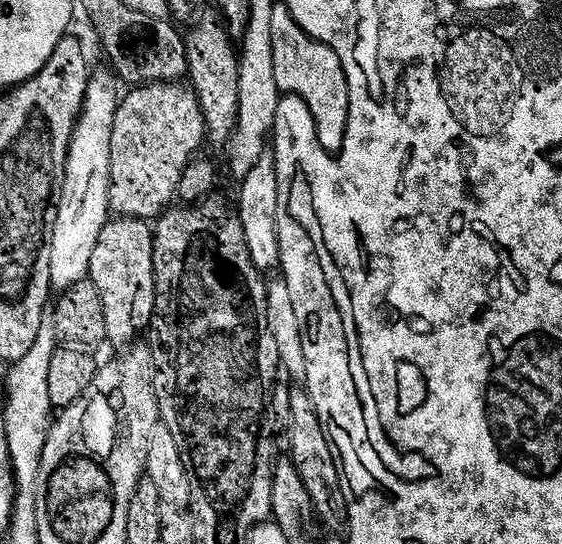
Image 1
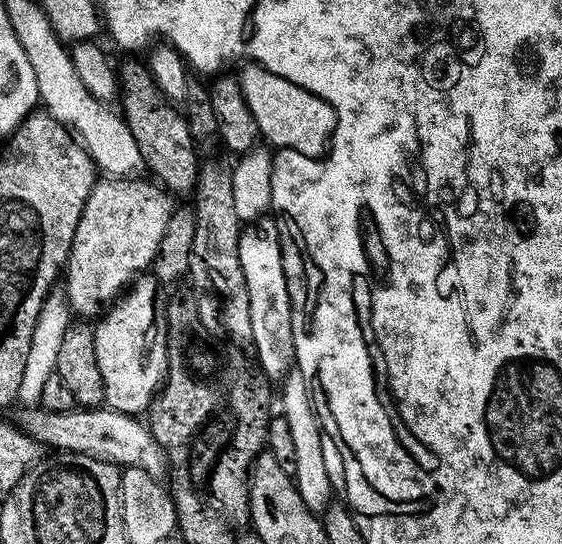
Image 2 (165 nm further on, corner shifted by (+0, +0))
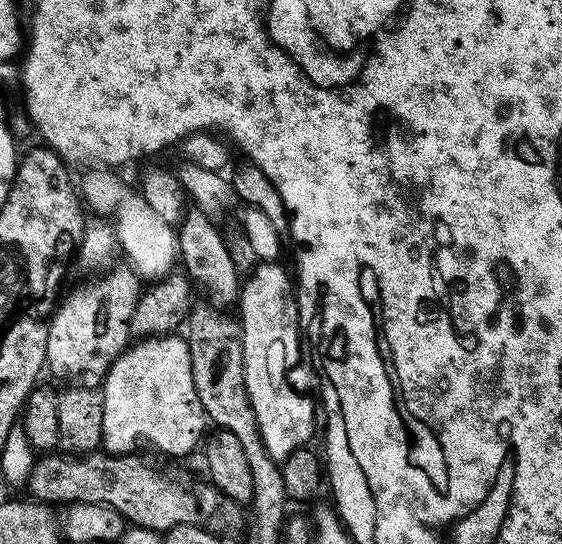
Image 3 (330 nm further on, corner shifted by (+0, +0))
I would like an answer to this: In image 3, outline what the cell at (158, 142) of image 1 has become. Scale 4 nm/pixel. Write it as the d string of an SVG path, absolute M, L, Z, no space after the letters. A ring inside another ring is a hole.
M118 267L74 289L53 311L46 338L46 368L58 379L76 382L79 376L103 377L121 352L129 347L132 336L130 320L140 300L142 280L131 267Z

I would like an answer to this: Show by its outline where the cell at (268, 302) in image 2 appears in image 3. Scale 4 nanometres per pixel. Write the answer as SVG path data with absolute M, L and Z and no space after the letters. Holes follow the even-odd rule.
M260 262L260 263L258 263L258 264L257 264L257 266L256 266L256 269L254 269L254 270L253 270L253 272L252 272L252 273L251 273L251 275L249 275L249 276L248 276L248 277L247 277L247 279L245 279L245 280L244 280L244 281L243 281L243 284L242 284L242 287L241 287L241 289L240 289L240 298L239 298L239 301L238 301L238 309L239 309L239 308L240 308L240 312L239 312L239 311L238 311L238 323L239 323L239 325L240 325L240 341L241 341L241 342L242 342L242 366L243 366L243 367L244 367L244 381L245 381L245 382L246 382L246 394L247 394L247 395L248 395L248 401L249 401L249 402L250 402L250 406L251 406L251 407L252 407L252 409L253 409L253 410L254 410L254 418L255 418L255 419L256 419L256 421L257 421L257 422L258 422L258 430L259 430L259 431L260 431L260 433L261 433L261 434L262 434L262 442L263 442L263 443L264 443L264 445L265 445L265 446L266 446L266 450L267 450L267 451L268 451L268 453L269 453L269 454L270 454L270 458L271 458L271 459L272 459L272 460L275 460L275 461L277 461L277 462L283 462L283 460L285 460L285 458L287 458L287 456L289 456L289 455L290 455L290 454L294 454L294 450L298 450L298 449L299 449L299 448L302 448L302 447L305 447L305 445L307 445L307 444L308 444L308 443L309 443L309 441L308 441L308 439L310 439L310 438L311 438L311 436L312 436L312 431L314 431L314 430L315 430L315 428L316 428L316 412L317 412L317 416L318 416L318 408L317 408L317 405L316 405L316 404L315 404L315 403L314 403L314 400L313 400L313 404L314 404L314 405L312 405L312 400L311 400L311 398L310 398L310 397L308 397L308 396L303 396L303 394L302 394L302 393L300 393L300 392L299 392L299 390L298 390L298 389L296 389L296 388L295 388L295 386L294 386L294 385L292 385L292 384L291 384L291 382L290 382L290 381L288 381L288 371L290 371L290 370L291 370L291 368L292 368L292 367L294 367L294 366L295 366L295 364L296 364L296 363L298 363L298 362L299 362L299 360L300 360L300 320L299 320L299 318L298 318L298 317L296 317L296 304L295 304L295 302L294 302L294 301L292 301L292 280L293 280L293 277L292 277L292 276L291 276L291 275L290 275L290 272L289 272L289 276L290 276L290 277L288 277L288 272L287 272L287 270L286 270L286 269L284 269L284 268L283 268L283 266L282 266L282 265L283 265L283 263L280 263L280 262Z

